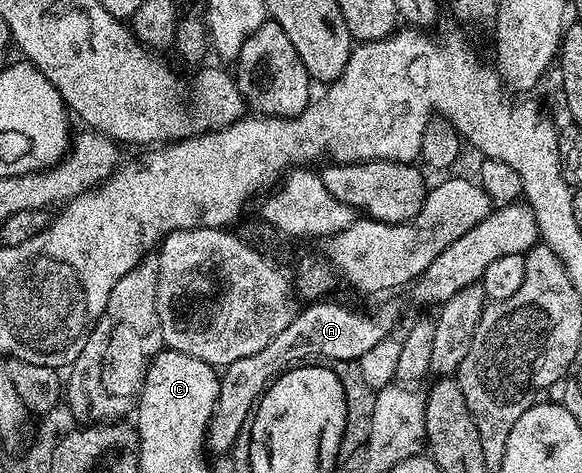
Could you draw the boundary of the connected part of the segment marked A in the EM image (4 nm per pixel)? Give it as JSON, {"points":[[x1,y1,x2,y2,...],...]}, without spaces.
{"points":[[313,301,305,305,302,311,300,308,287,329,271,337,271,341,267,341,259,353,251,353,251,357,239,357,239,361,220,372,219,397,209,422,209,432,205,434,208,450,214,456,225,457,230,454,235,437,239,437,239,433,246,430,250,422,259,398,259,389,276,379,282,371,306,361,358,361,374,345,394,334,397,307,393,303,385,303,374,311,348,311,341,303,325,302,329,301]]}

